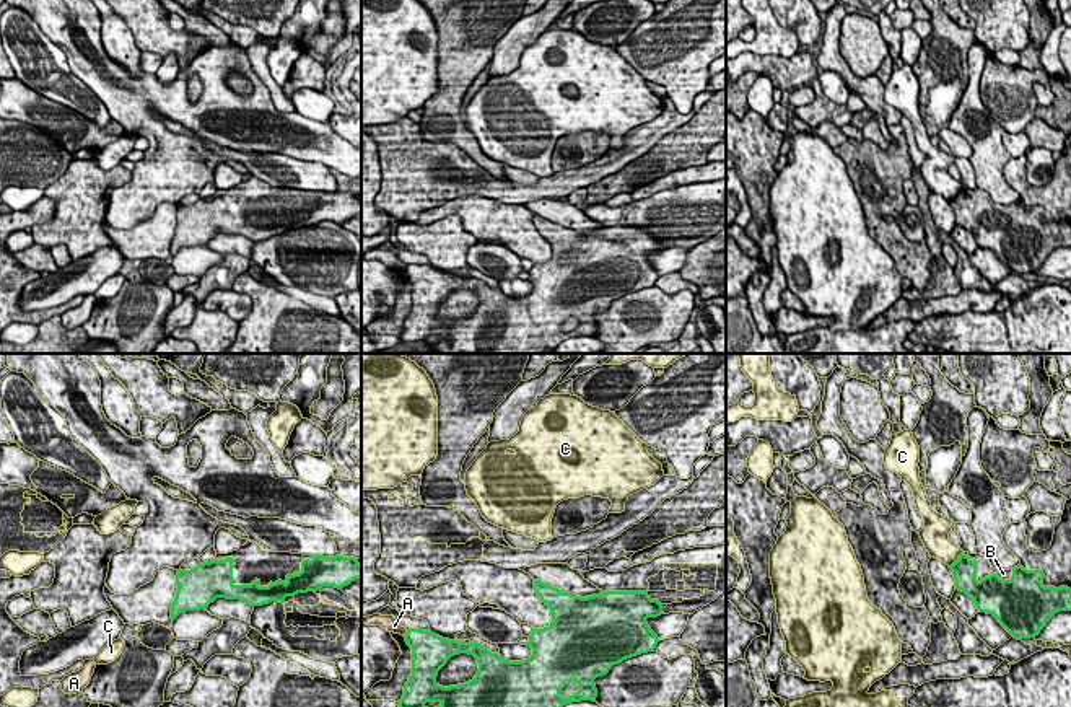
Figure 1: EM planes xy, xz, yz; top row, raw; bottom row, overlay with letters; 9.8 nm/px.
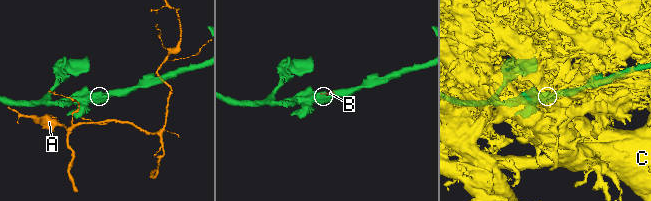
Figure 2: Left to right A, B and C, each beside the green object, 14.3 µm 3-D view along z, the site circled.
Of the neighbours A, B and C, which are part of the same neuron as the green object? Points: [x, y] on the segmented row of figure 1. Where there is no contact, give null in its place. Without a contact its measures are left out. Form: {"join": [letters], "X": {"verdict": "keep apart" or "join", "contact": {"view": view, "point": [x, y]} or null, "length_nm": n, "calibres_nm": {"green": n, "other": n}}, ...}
{"join": ["B"], "A": {"verdict": "keep apart", "contact": {"view": "xz", "point": [406, 634]}, "length_nm": 70, "calibres_nm": {"green": 320, "other": 160}}, "B": {"verdict": "join", "contact": {"view": "yz", "point": [1001, 579]}, "length_nm": 240, "calibres_nm": {"green": 440, "other": 100}}, "C": {"verdict": "keep apart", "contact": {"view": "yz", "point": [956, 561]}, "length_nm": 200, "calibres_nm": {"green": 240, "other": 240}}}

